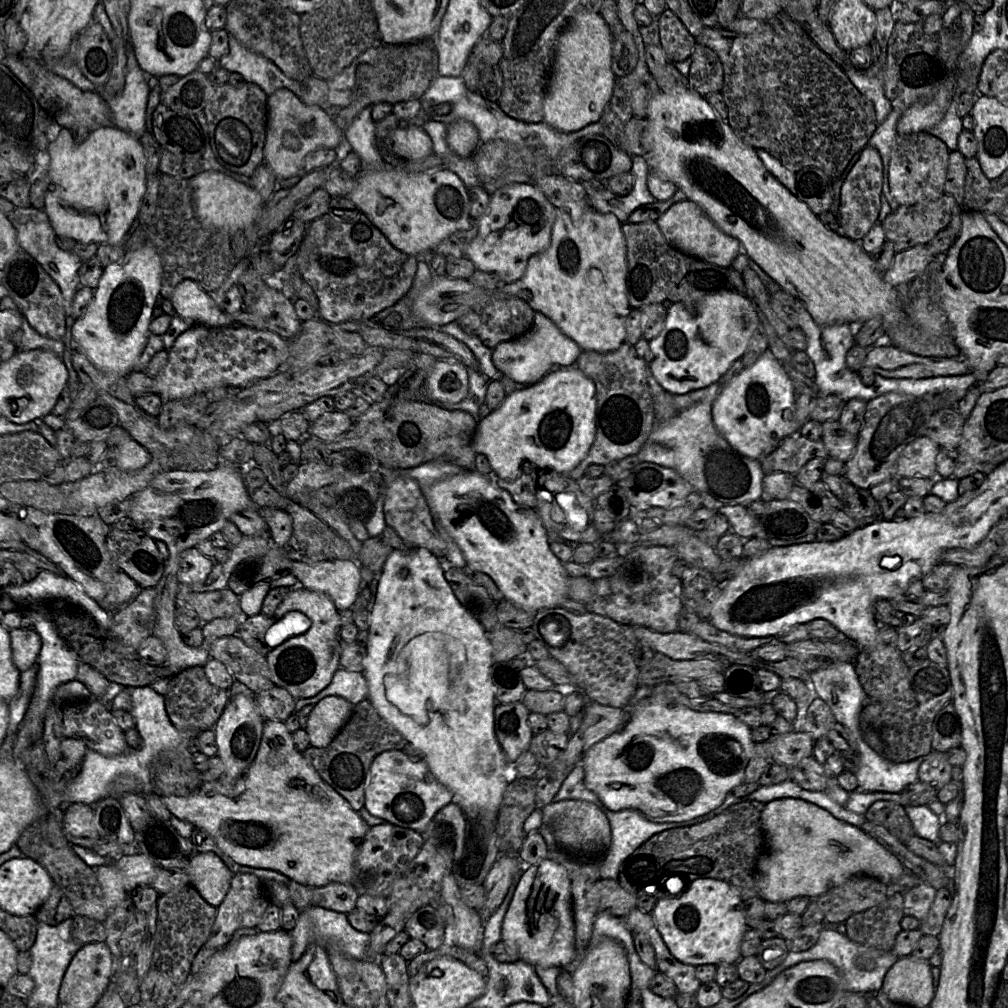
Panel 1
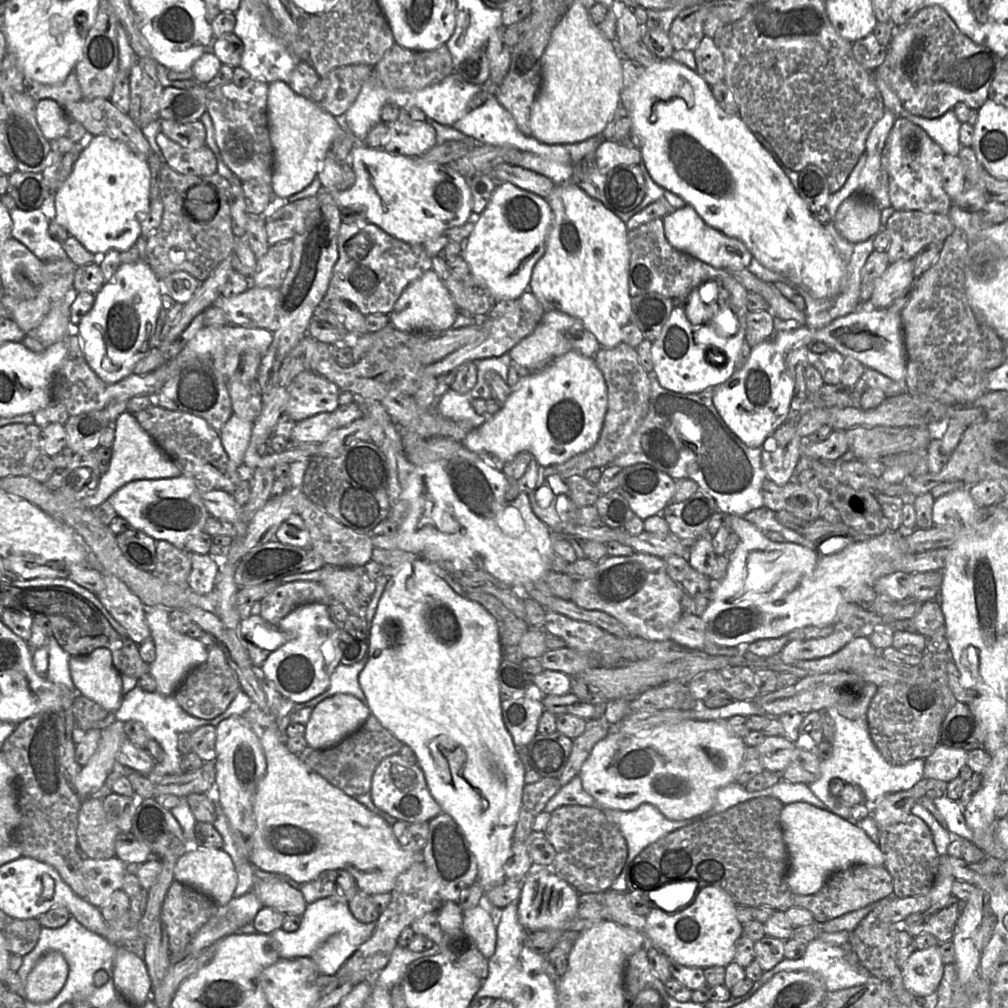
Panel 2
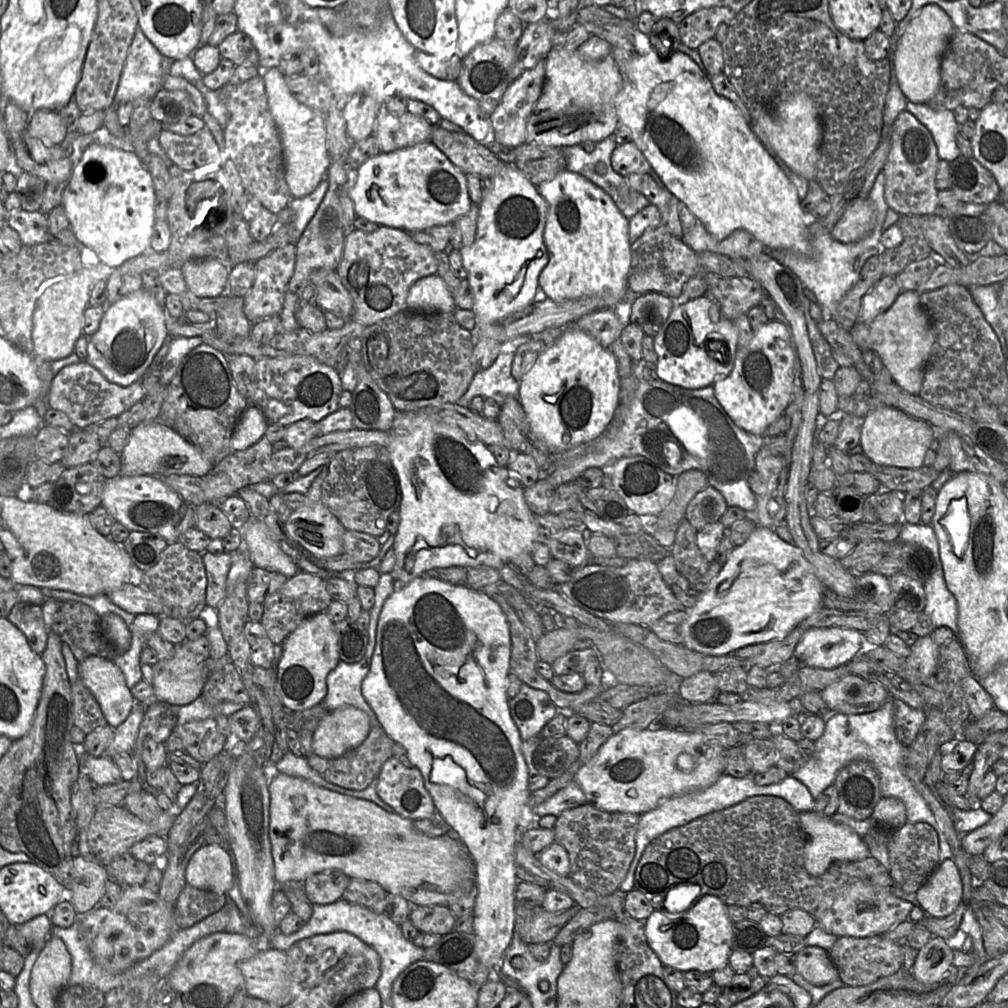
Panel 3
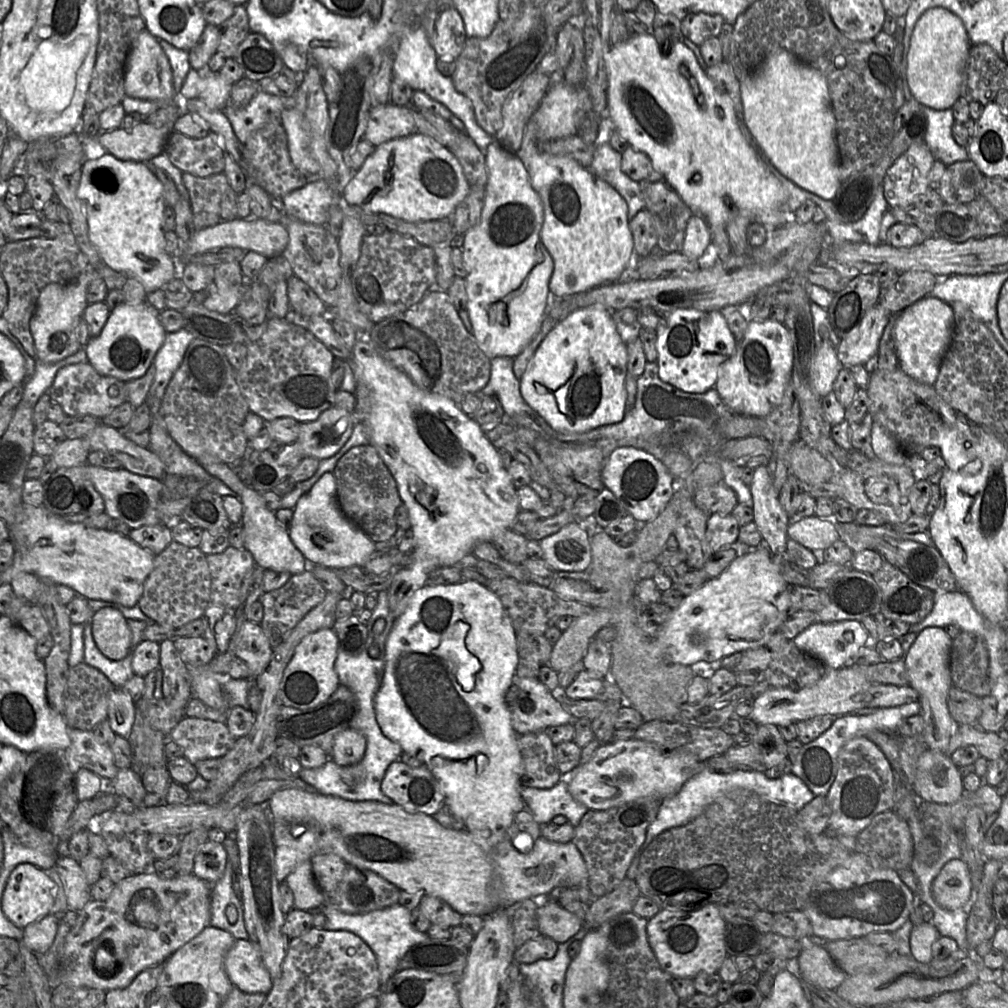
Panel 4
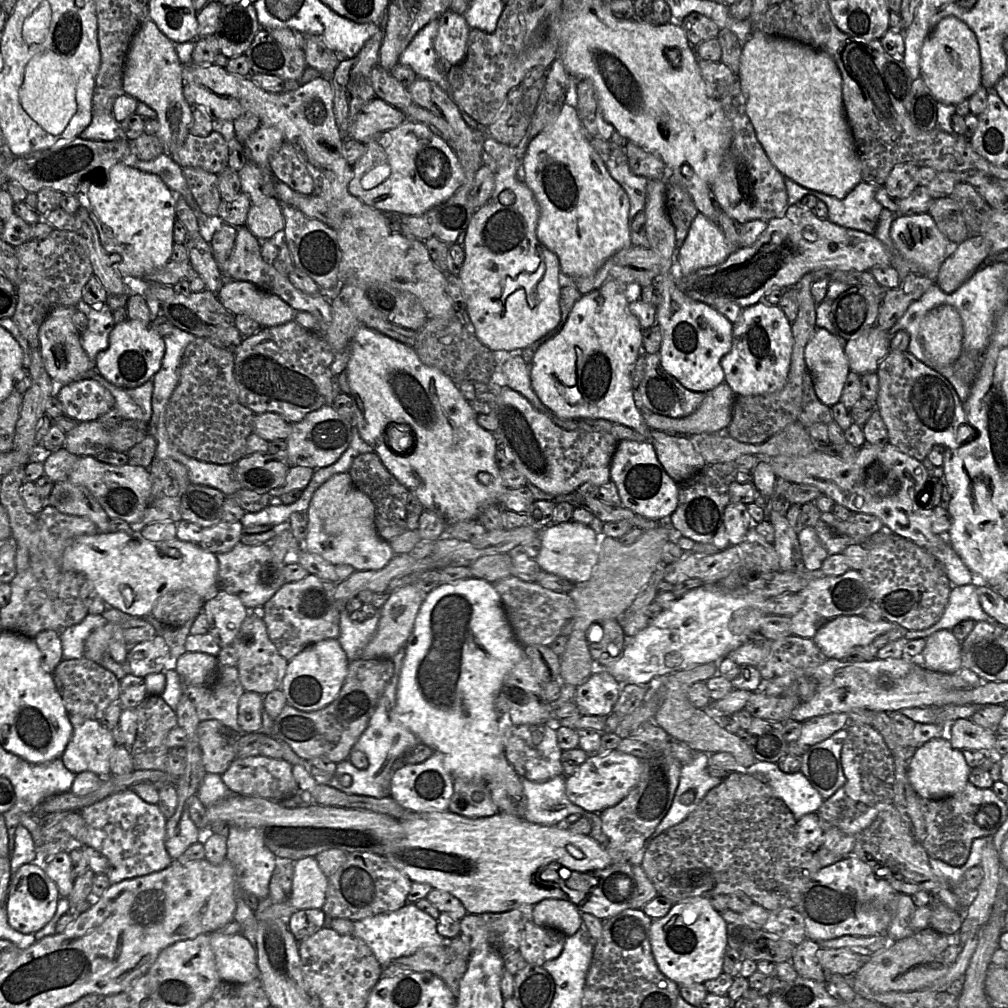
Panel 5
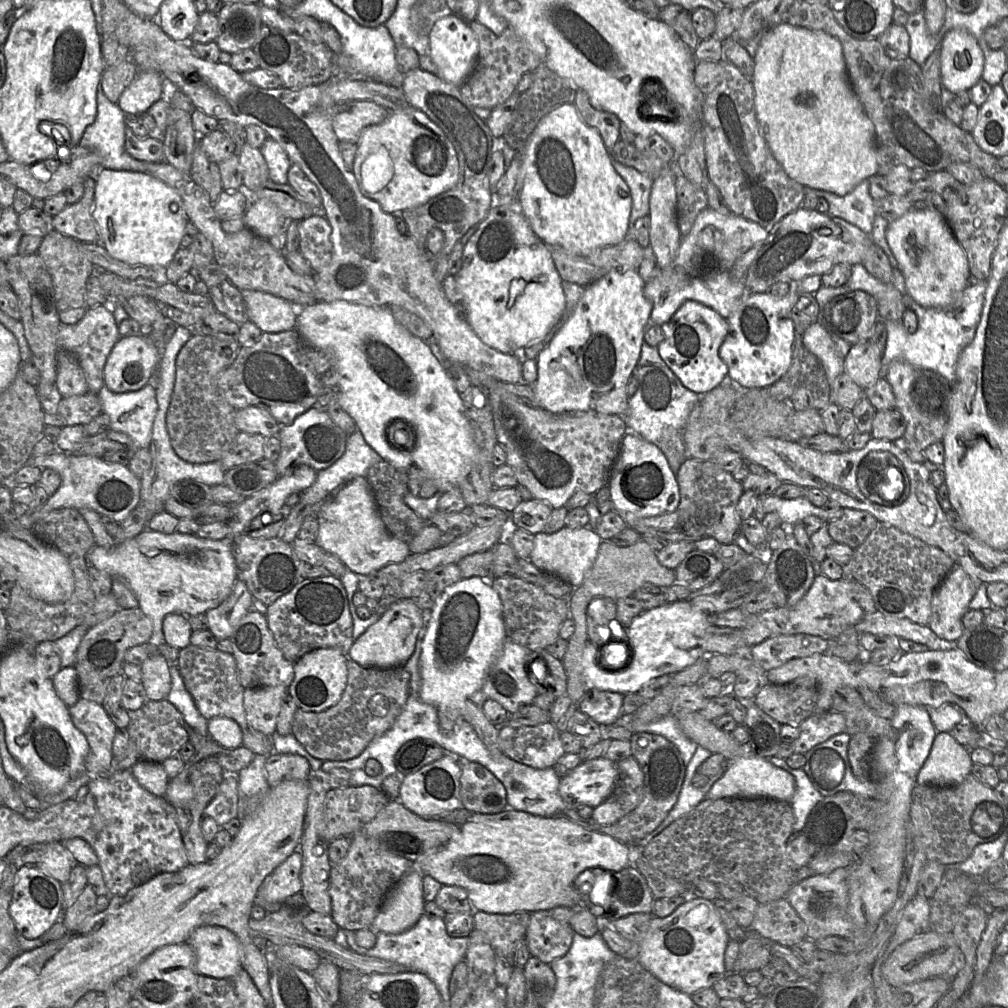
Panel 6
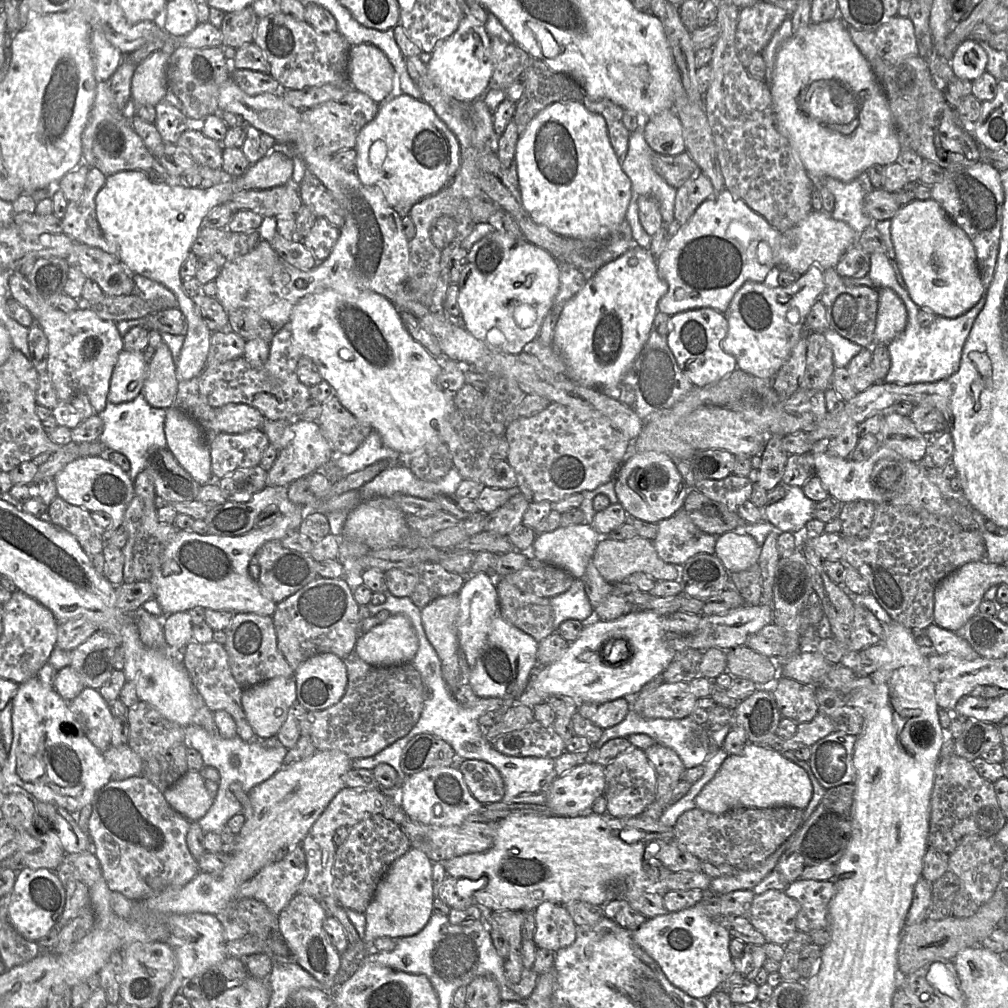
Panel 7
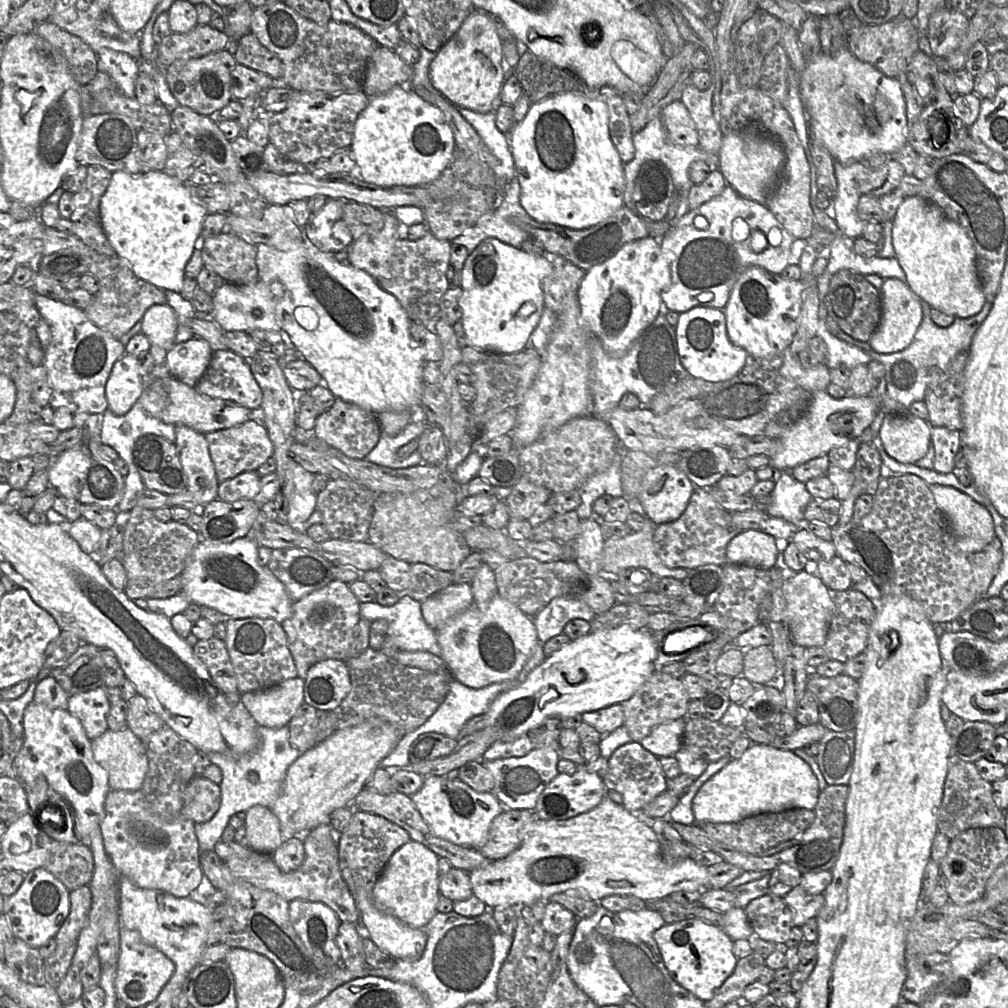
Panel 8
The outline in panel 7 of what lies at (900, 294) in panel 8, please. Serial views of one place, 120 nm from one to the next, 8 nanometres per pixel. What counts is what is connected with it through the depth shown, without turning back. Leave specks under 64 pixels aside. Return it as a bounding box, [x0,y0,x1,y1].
[874,288,907,345]

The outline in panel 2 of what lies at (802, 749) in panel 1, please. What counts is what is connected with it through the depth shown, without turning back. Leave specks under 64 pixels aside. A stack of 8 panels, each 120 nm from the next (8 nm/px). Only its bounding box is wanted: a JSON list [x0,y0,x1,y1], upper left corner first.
[757,736,797,773]

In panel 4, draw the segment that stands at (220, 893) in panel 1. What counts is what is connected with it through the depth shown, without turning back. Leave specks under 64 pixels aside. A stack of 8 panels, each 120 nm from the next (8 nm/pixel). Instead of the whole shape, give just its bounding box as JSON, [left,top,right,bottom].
[194,839,228,884]

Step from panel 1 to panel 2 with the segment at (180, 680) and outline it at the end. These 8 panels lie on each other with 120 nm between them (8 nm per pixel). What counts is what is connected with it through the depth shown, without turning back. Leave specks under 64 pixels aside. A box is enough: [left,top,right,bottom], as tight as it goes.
[174,662,240,720]

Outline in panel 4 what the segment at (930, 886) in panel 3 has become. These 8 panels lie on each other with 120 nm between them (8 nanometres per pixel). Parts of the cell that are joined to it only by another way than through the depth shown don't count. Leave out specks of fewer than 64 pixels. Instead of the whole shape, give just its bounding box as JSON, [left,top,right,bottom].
[932,859,972,910]

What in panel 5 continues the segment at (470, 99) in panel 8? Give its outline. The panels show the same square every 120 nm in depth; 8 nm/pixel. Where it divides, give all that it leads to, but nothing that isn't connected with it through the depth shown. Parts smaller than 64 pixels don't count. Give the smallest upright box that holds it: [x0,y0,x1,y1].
[434,10,470,65]

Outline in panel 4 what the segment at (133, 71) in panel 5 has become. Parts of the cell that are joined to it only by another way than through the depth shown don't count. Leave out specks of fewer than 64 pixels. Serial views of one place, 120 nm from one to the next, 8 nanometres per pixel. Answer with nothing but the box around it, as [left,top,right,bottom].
[125,28,177,105]

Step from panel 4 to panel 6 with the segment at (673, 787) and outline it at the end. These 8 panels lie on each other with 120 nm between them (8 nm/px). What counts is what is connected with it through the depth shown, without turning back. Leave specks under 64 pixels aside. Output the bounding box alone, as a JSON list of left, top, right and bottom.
[558,757,617,808]

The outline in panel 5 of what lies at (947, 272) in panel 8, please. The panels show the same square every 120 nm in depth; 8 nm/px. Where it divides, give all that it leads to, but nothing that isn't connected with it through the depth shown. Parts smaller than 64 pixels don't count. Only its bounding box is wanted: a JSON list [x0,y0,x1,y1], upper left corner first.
[890,213,958,280]

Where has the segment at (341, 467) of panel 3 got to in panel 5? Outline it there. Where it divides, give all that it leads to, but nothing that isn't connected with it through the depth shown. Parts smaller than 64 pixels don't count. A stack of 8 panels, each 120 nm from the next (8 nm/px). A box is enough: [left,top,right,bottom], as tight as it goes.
[348,451,410,542]

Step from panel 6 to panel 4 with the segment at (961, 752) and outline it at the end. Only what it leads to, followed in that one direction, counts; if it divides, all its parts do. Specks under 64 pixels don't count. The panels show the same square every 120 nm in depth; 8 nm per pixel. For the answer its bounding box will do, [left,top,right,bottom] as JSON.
[914,748,964,803]

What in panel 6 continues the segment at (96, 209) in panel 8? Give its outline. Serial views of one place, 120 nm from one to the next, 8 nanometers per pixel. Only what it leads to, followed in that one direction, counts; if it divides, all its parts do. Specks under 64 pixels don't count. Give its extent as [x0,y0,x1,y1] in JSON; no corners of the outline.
[52,170,100,243]

